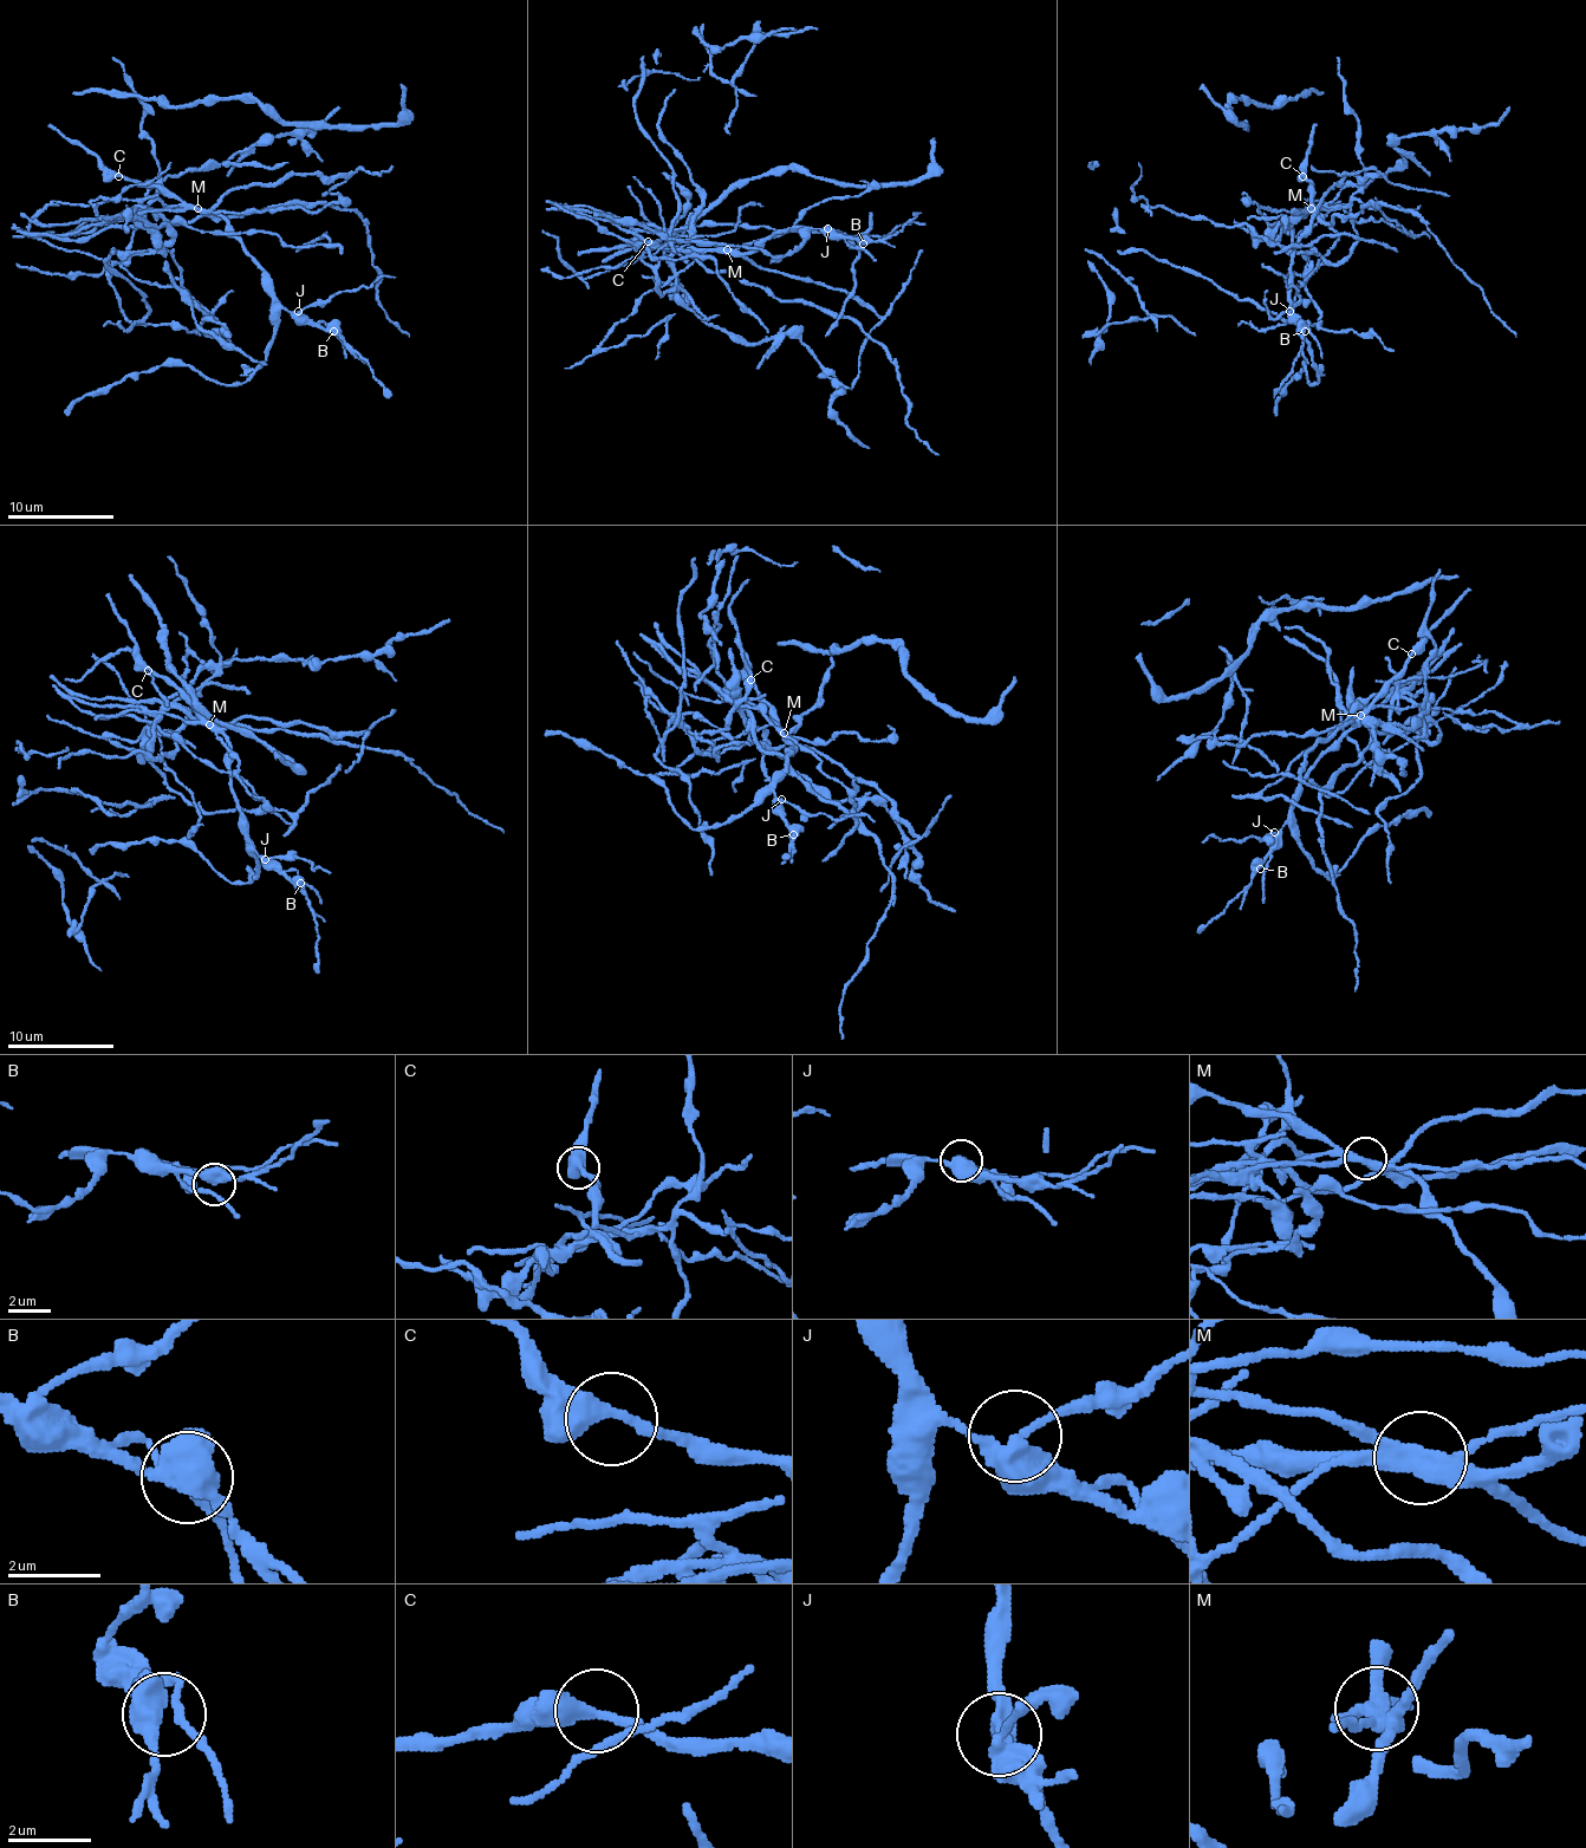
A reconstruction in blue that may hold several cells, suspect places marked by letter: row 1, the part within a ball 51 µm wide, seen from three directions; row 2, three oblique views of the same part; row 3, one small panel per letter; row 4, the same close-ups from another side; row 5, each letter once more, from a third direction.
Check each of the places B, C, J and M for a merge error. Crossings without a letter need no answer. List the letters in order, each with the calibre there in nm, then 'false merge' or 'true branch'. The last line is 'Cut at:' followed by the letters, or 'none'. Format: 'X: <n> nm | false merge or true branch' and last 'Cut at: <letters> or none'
B: 550 nm | true branch
C: 400 nm | true branch
J: 360 nm | false merge
M: 360 nm | false merge
Cut at: J, M

